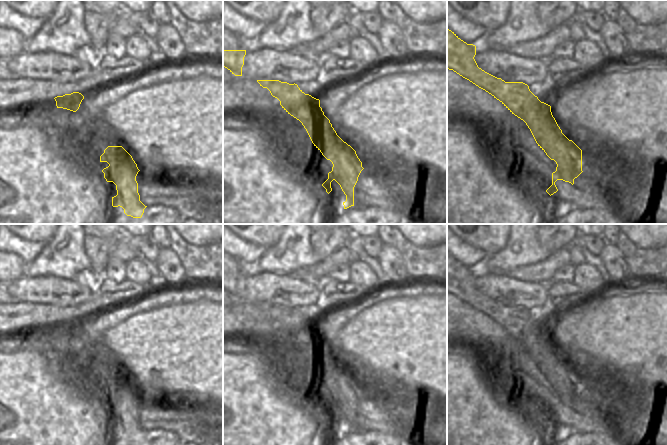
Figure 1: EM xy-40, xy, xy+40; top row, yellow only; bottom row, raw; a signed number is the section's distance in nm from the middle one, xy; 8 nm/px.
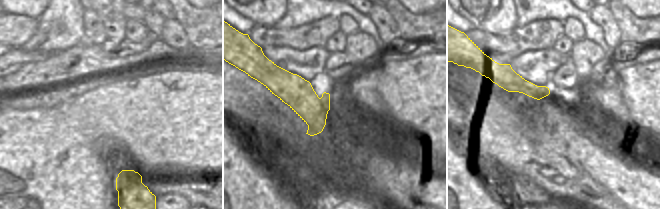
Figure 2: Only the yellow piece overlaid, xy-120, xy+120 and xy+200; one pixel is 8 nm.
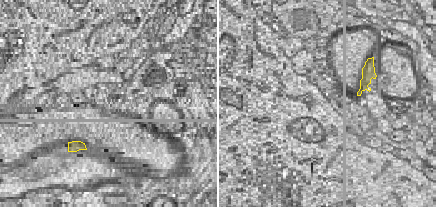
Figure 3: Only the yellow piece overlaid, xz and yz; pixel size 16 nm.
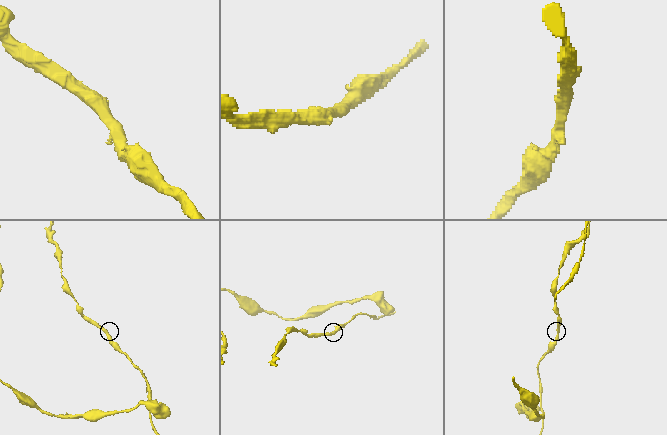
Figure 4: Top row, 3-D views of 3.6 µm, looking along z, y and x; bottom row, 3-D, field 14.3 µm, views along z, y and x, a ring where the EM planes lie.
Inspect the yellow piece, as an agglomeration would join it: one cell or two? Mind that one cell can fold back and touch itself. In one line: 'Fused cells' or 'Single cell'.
Single cell.

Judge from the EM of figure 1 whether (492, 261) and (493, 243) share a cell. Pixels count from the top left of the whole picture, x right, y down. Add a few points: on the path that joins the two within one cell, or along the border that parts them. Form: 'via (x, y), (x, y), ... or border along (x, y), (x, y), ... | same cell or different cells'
border along (508, 238), (507, 242), (498, 251), (488, 256) | different cells

